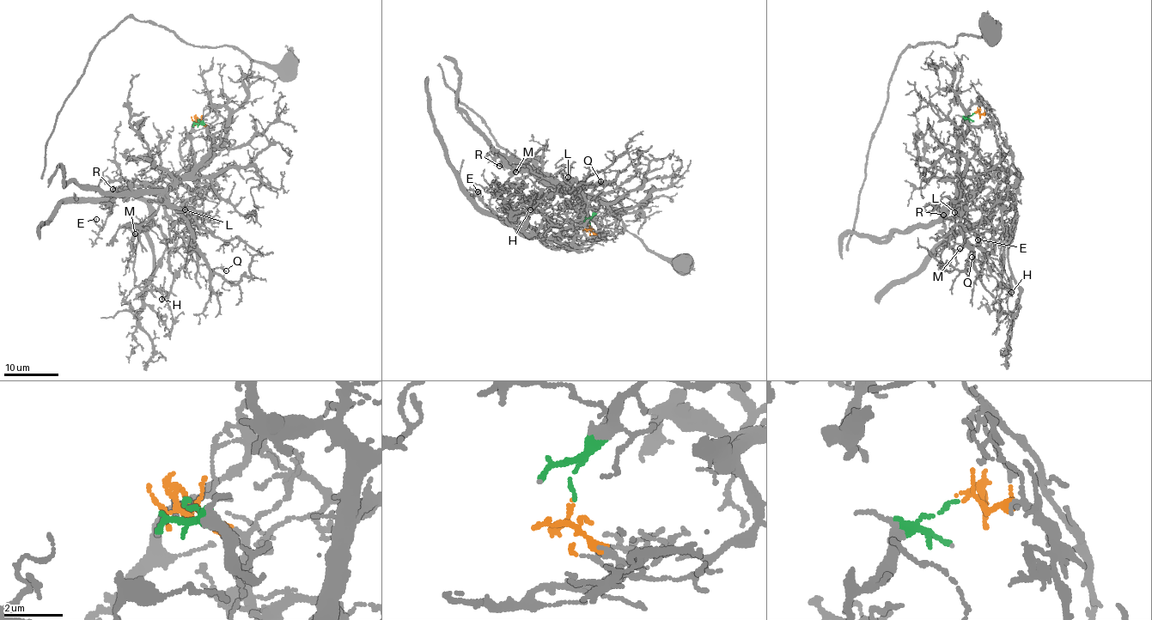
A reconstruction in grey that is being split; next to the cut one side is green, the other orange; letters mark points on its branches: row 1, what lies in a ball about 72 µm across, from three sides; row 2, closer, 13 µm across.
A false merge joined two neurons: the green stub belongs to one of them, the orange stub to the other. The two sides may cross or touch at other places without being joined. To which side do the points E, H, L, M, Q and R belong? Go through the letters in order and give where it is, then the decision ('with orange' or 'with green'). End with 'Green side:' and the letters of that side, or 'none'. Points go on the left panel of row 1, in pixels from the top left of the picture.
E: (96, 219) | with orange
H: (161, 299) | with orange
L: (185, 209) | with green
M: (135, 234) | with green
Q: (226, 270) | with green
R: (112, 189) | with green
Green side: L, M, Q, R

